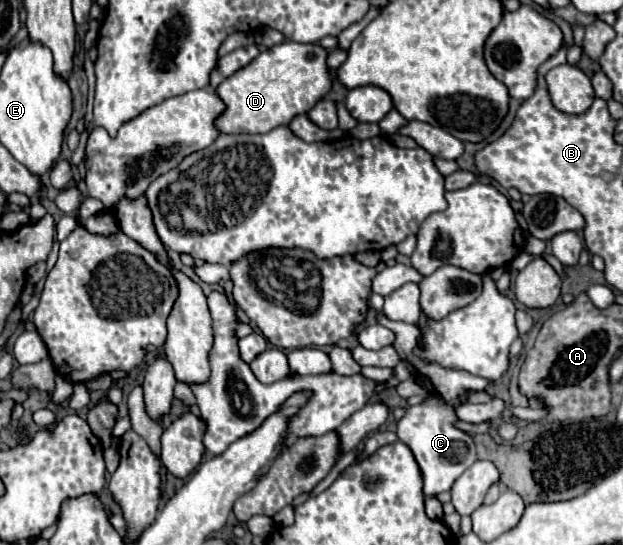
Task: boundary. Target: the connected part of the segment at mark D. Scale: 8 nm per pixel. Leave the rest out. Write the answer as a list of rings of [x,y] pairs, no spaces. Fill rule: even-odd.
[[[279,43],[219,85],[217,95],[225,101],[227,111],[217,119],[217,127],[223,133],[267,133],[279,125],[289,125],[295,115],[313,109],[331,85],[327,49],[317,43]]]

